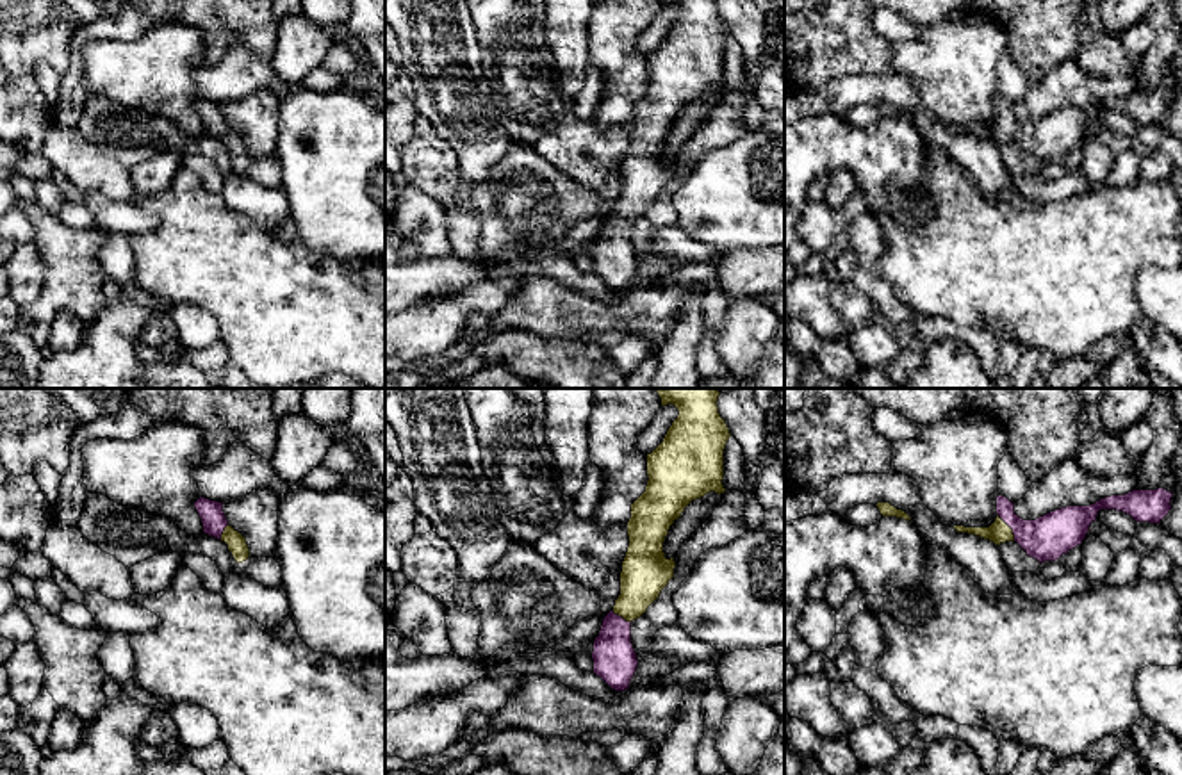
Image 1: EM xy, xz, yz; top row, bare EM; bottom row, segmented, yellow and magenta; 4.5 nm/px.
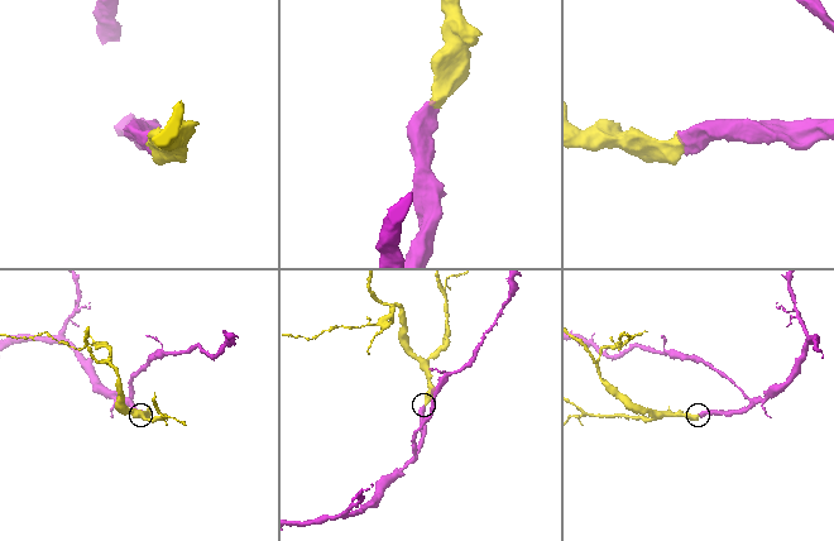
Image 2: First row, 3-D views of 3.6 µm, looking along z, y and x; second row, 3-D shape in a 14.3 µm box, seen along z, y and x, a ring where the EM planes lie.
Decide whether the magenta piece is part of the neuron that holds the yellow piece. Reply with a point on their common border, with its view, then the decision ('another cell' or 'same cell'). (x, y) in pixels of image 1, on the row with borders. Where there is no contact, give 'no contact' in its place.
meets yellow in yz at (1009, 528); same cell

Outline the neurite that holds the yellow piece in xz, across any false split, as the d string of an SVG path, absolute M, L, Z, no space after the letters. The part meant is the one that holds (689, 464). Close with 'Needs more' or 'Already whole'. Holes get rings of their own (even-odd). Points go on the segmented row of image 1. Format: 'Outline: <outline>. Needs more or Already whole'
Outline: M656 388L661 406L674 404L679 412L663 442L647 454L647 486L631 504L628 522L629 547L622 561L620 595L613 609L604 616L599 636L594 641L594 673L612 689L624 691L636 672L638 659L631 643L631 622L640 618L660 597L674 577L676 561L667 559L663 542L670 526L685 508L710 492L724 494L724 449L731 436L726 420L718 413L717 388Z. Needs more

